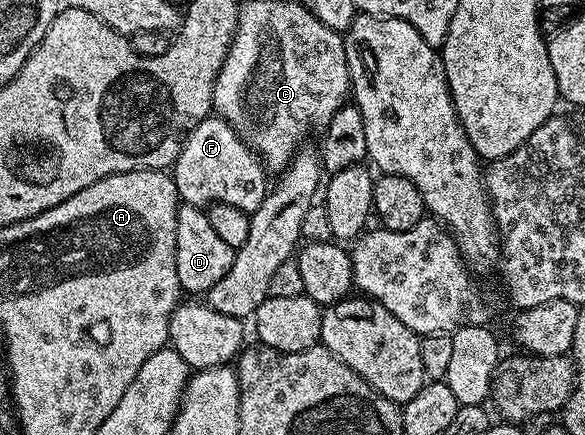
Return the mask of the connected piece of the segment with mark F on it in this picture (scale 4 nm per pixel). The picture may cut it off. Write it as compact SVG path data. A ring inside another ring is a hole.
M202 119L186 135L172 168L178 198L193 207L209 208L212 203L236 205L236 209L253 213L260 209L268 190L268 172L258 154L224 120Z

